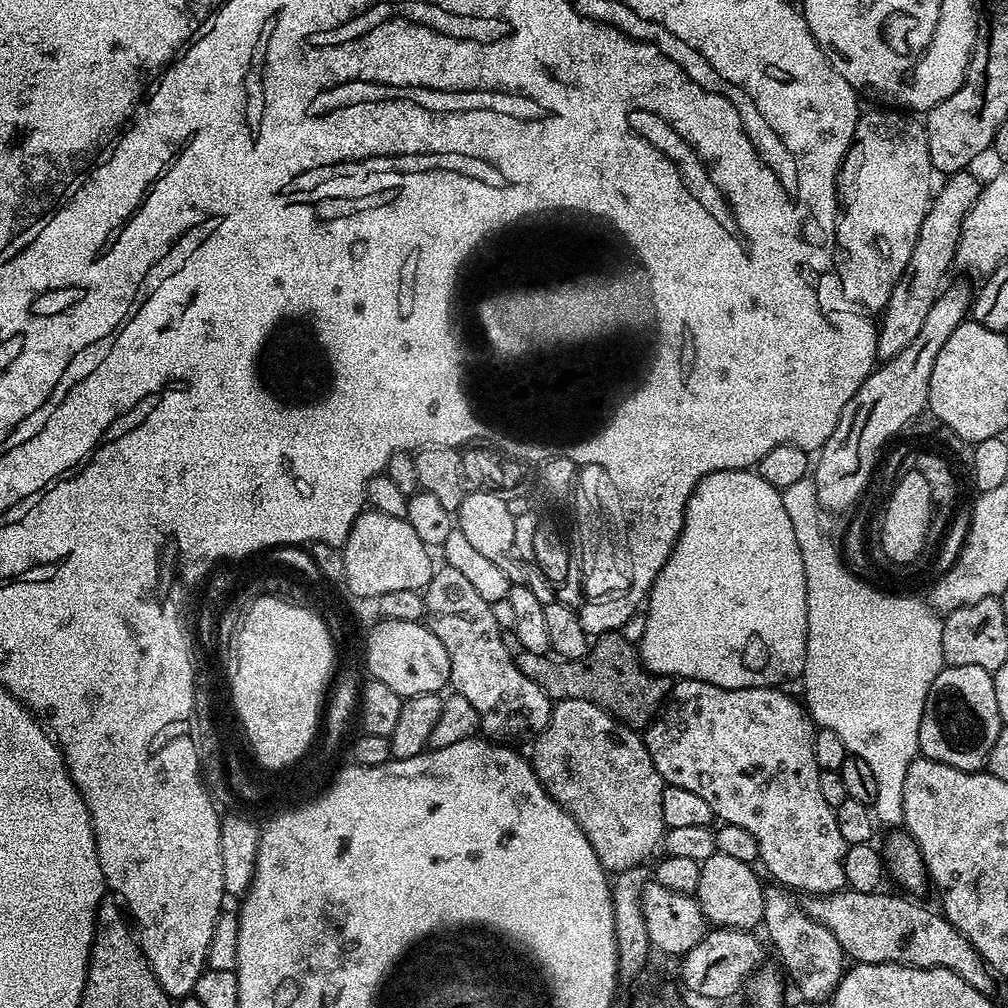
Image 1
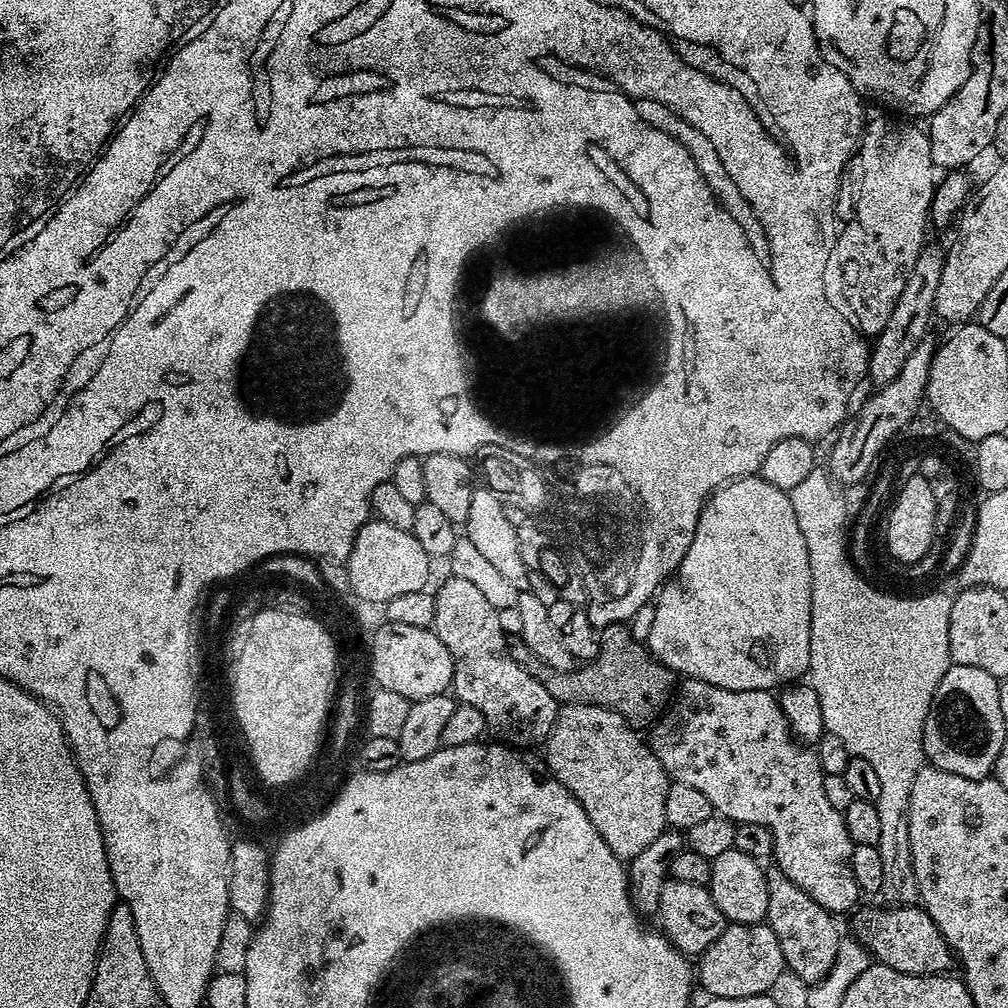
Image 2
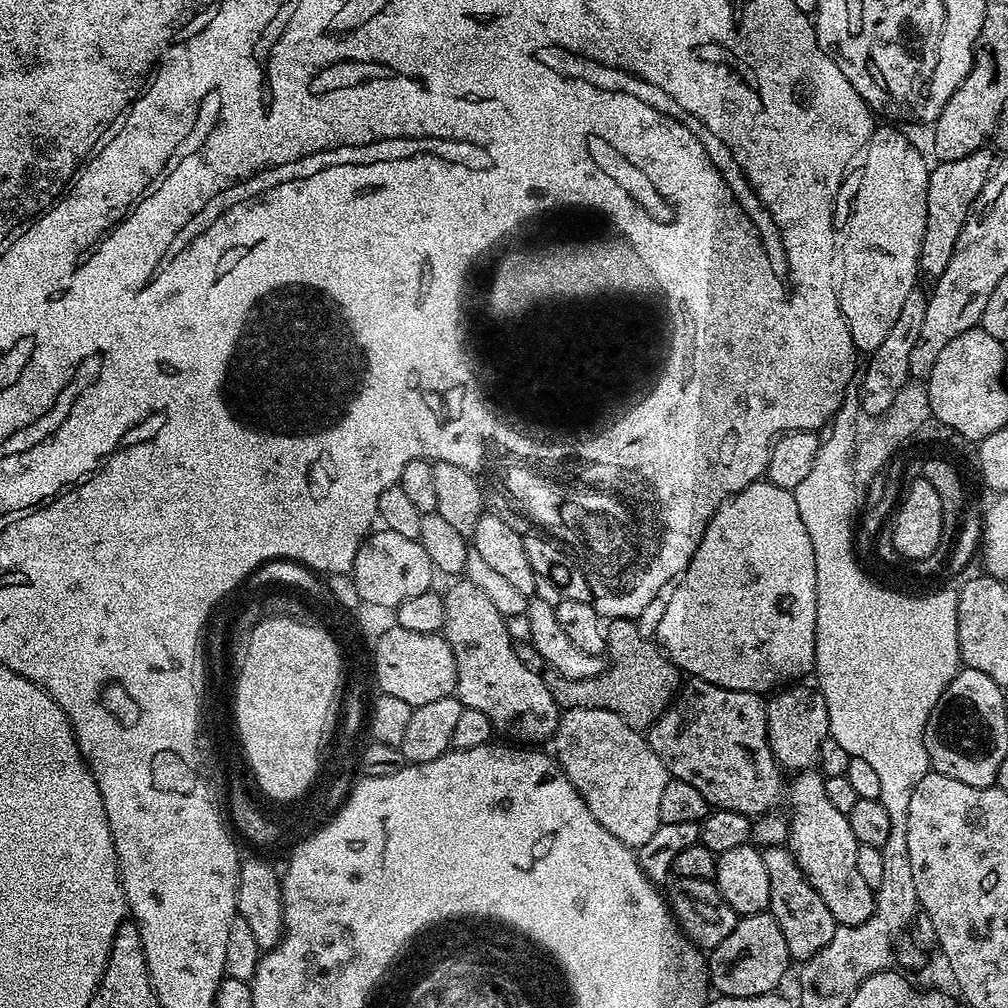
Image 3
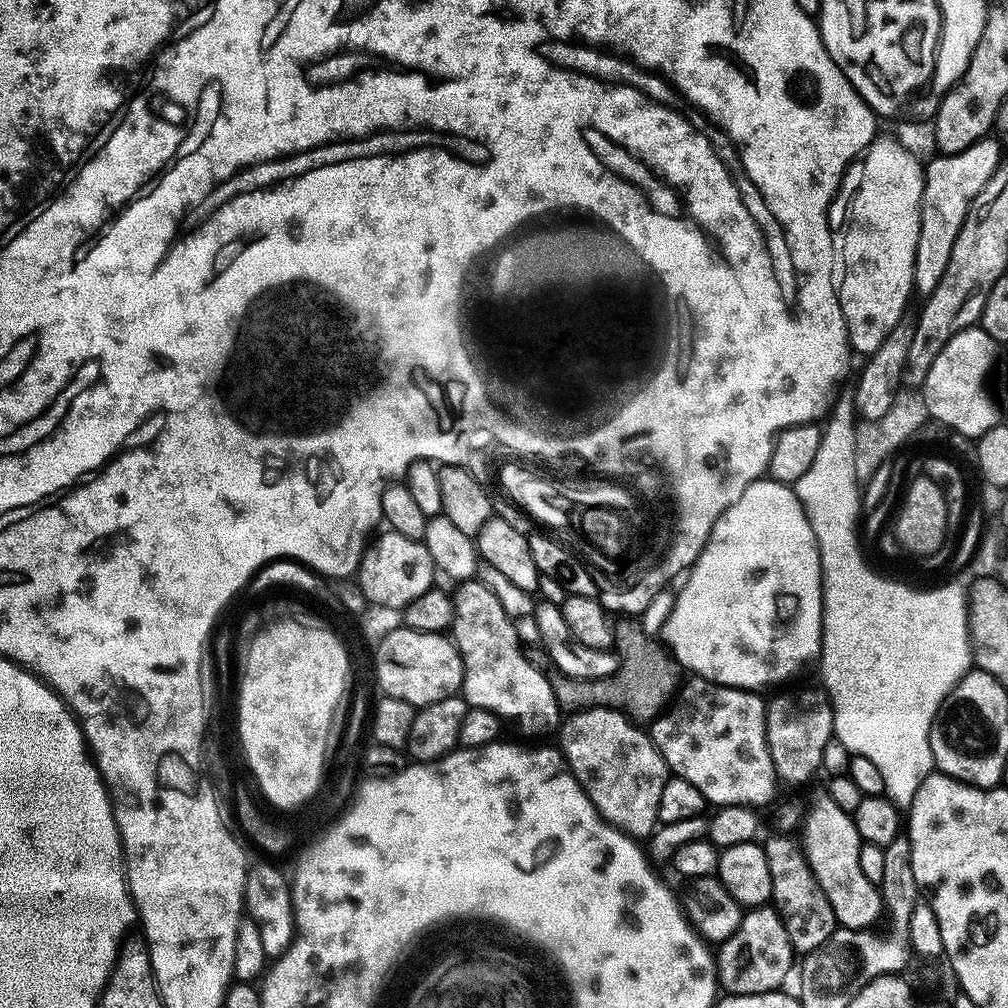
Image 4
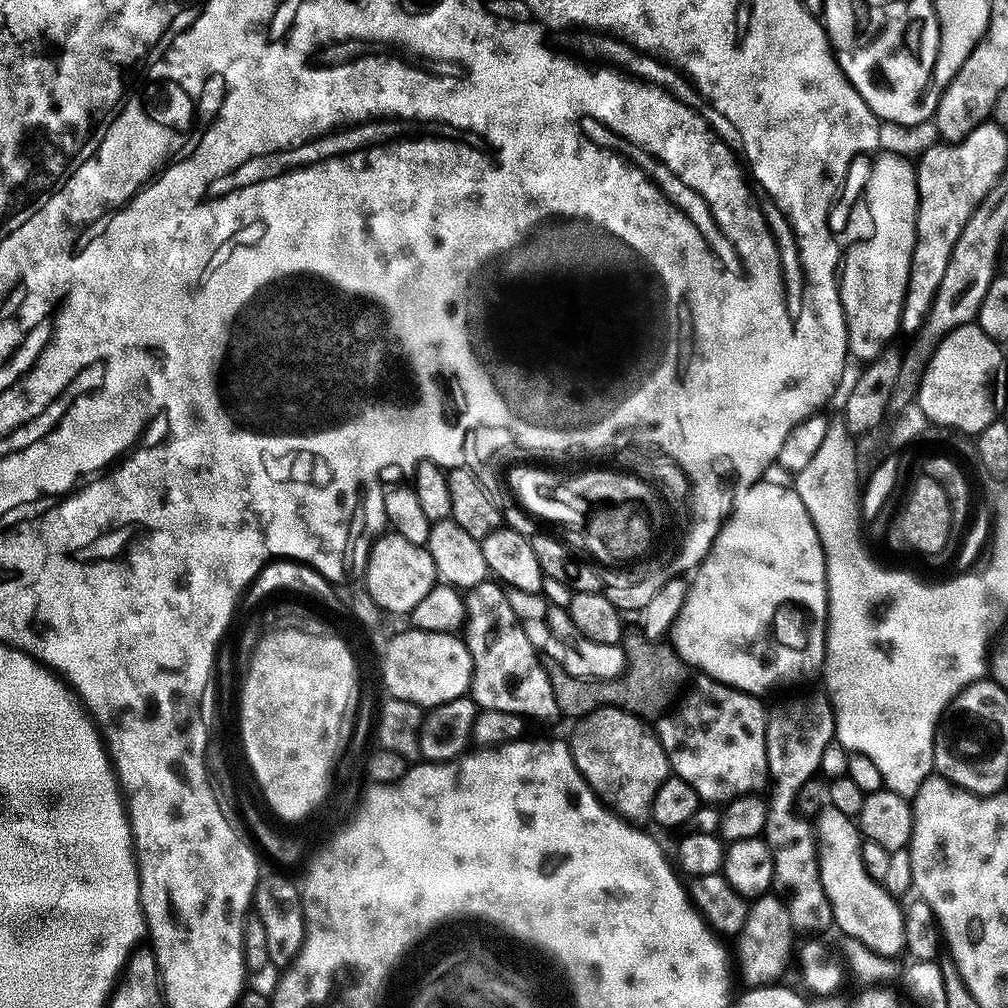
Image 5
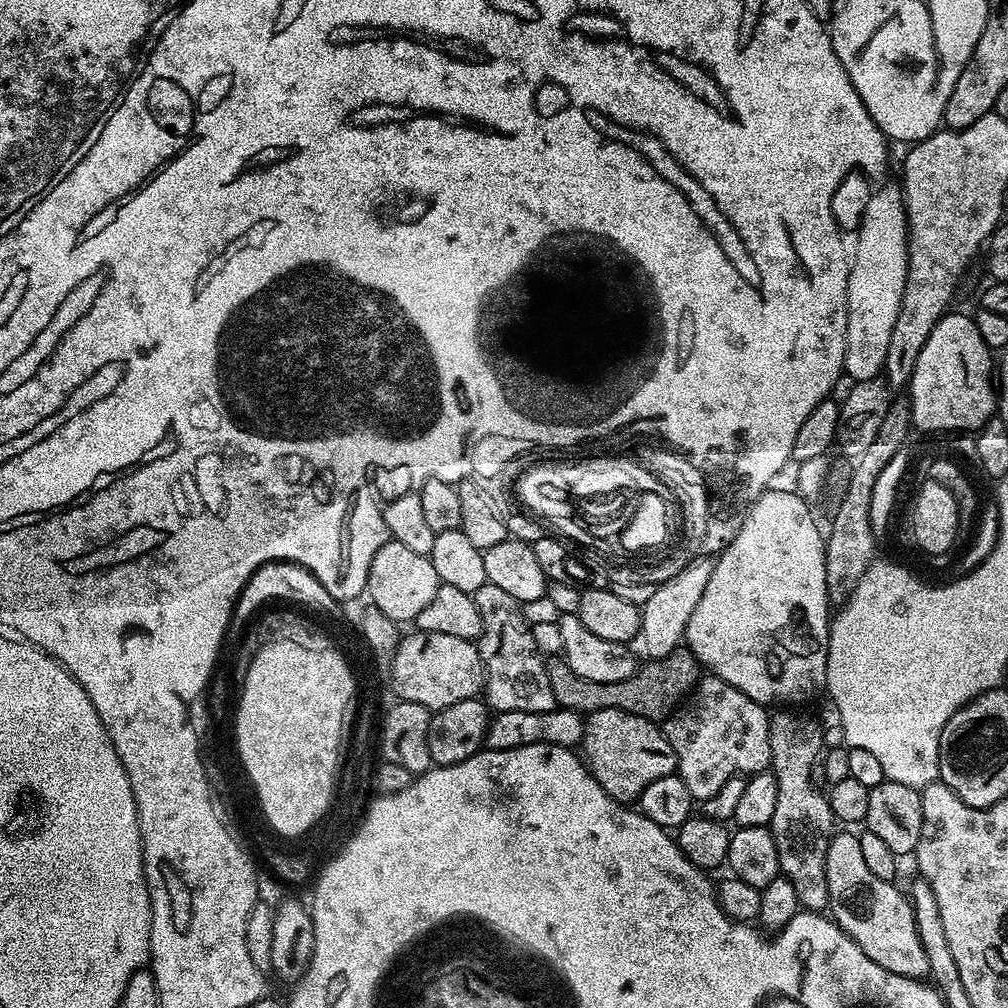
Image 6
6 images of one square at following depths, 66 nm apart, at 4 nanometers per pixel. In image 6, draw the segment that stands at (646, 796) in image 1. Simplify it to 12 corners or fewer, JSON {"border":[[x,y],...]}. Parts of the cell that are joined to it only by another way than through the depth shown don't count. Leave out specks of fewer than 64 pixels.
{"border":[[611,708],[584,721],[589,773],[619,804],[676,772],[657,721]]}

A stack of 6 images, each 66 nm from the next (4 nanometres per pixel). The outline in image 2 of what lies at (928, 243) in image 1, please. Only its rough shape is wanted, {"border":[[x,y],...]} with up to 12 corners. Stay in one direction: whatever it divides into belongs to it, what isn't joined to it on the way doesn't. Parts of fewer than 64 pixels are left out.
{"border":[[920,251],[871,341],[867,379],[891,385],[929,335],[945,253]]}

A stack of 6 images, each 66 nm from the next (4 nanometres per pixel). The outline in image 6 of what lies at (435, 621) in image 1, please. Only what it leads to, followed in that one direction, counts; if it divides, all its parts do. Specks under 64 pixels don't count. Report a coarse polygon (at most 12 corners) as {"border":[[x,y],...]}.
{"border":[[490,583],[482,692],[496,712],[554,710],[545,657],[522,606]]}

